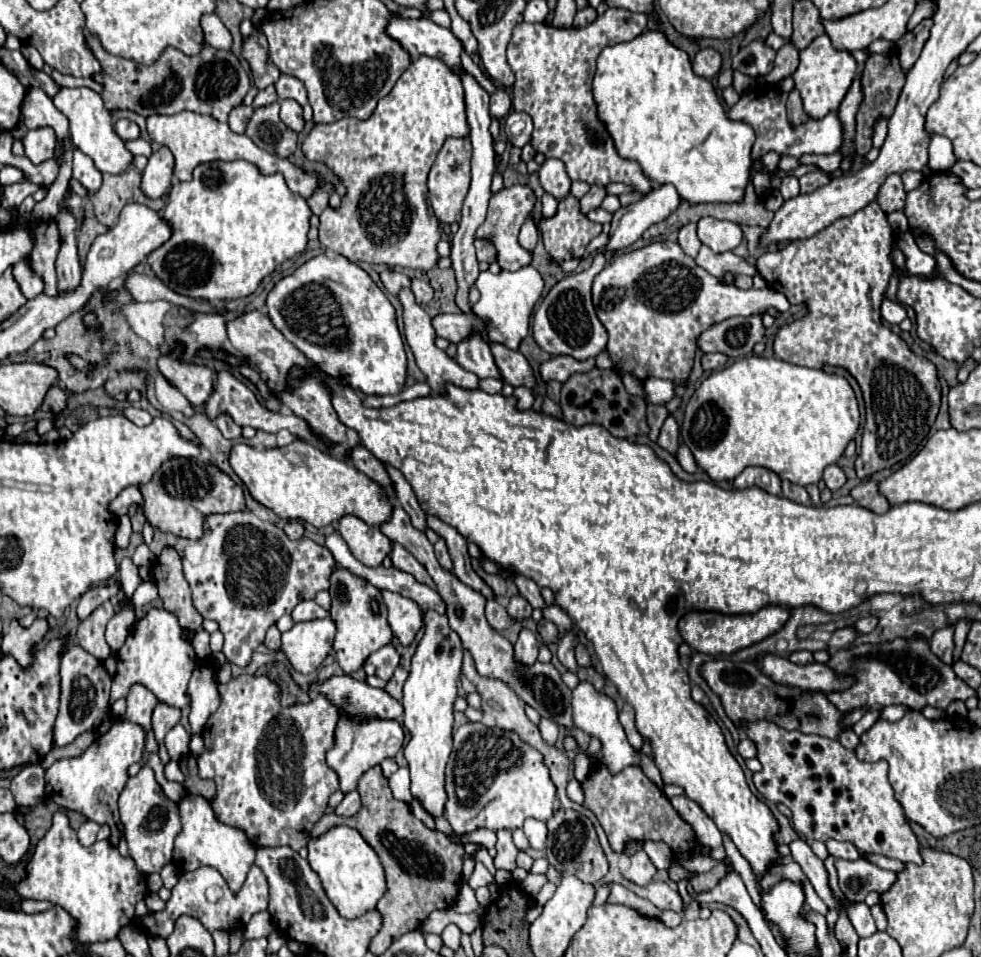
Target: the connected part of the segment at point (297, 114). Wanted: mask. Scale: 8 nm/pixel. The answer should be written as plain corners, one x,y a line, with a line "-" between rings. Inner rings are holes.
293,99
281,101
281,119
283,119
283,123
285,123
289,129
293,129
295,133
299,133
299,131
303,129
303,125
305,125
303,113
301,113
301,105
295,103

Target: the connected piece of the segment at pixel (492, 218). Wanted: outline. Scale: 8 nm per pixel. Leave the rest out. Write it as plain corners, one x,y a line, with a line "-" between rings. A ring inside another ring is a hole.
527,185
505,187
505,189
501,189
501,191
491,195
487,219
475,231
477,239
489,239
497,247
497,261
499,261
501,269
505,269
505,271
517,271
517,269
521,269
521,267
531,263
531,253
525,251
523,247
519,247
517,235
519,235
519,229
521,229
525,217
533,211
533,205
535,205
535,195
533,195
533,191

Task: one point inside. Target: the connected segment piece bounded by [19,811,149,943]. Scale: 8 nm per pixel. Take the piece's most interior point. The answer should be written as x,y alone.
99,888

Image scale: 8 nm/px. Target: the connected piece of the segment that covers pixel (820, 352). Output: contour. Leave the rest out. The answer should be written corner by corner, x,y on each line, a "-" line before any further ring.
873,201
865,209
859,209
849,217
833,221
829,227
825,227
809,239
793,241
785,249
765,253
757,259
757,271
767,281
767,287
783,293
791,305
805,303
809,311
801,321
795,321
779,329
775,337
775,355
793,365
823,367
827,363
843,367
857,379
863,391
867,419
861,453
855,461
855,471
859,479
865,479
875,471
893,467
895,463
909,459
927,439
929,429
935,423
935,417
941,407
941,385
937,381
939,377
935,365
915,355
907,347
907,343
889,327
883,327
881,321
881,301
893,275
889,259
891,243
893,229
887,223
887,217
881,211
879,203

